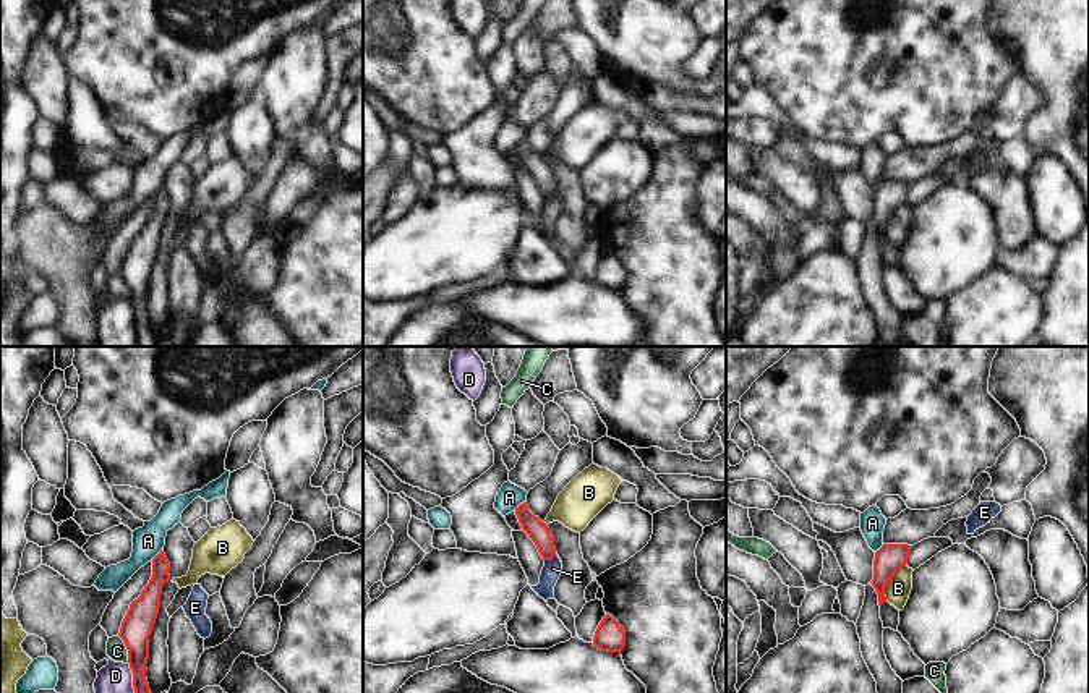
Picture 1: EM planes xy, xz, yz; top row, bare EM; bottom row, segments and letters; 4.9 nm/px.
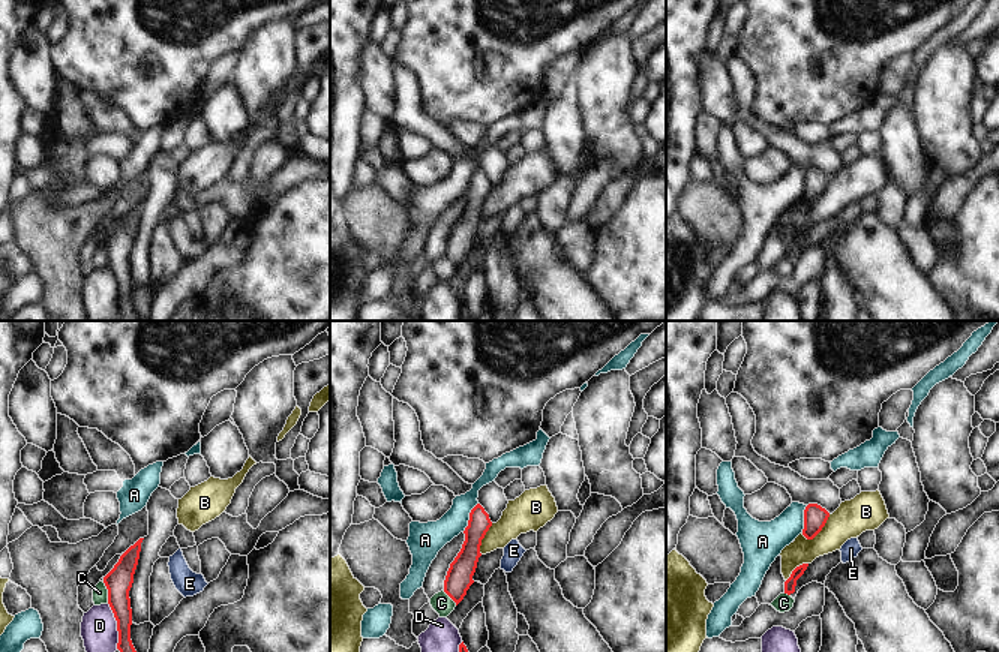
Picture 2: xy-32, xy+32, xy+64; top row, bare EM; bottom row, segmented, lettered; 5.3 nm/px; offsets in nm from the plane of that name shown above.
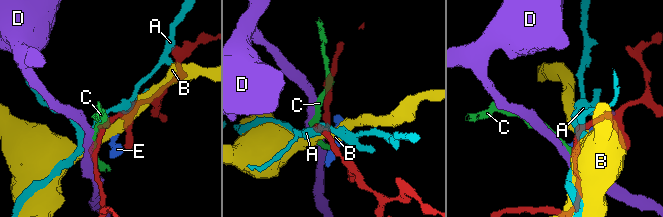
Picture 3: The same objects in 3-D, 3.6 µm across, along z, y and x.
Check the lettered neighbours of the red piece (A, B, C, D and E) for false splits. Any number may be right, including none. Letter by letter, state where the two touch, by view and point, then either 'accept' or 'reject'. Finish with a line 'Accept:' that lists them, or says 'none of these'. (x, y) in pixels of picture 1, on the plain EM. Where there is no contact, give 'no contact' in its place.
A: meets red in xz at (519, 143); reject
B: meets red in yz at (888, 217); reject
C: meets red in xy at (127, 285); reject
D: meets red in xy at (133, 323); reject
E: meets red in xz at (550, 196); reject
Accept: none of these

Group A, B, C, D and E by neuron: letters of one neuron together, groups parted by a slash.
A / B / C / D / E

